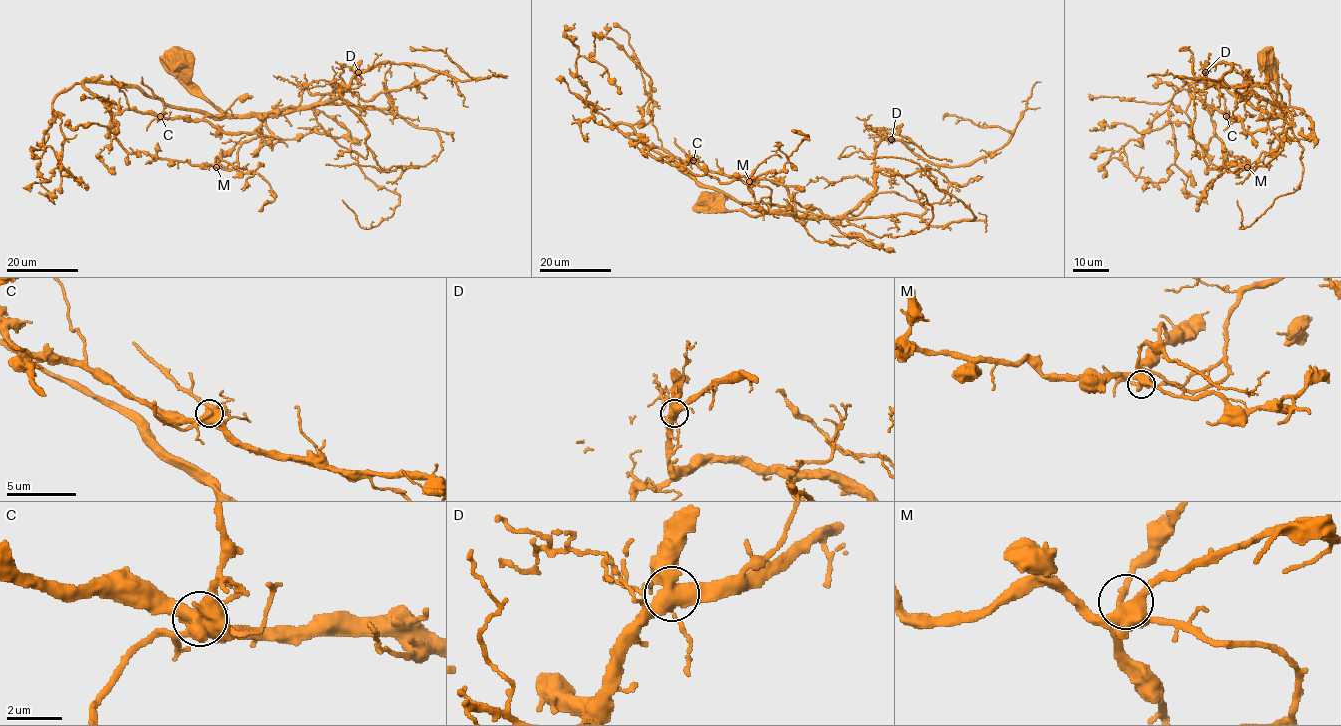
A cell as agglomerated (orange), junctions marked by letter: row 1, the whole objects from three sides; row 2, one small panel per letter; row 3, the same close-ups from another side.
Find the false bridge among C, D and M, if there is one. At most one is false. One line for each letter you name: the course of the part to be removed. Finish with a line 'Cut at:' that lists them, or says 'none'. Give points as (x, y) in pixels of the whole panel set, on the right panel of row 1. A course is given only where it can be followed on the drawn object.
C: (1226, 116), (1224, 98), (1204, 76)
Cut at: C

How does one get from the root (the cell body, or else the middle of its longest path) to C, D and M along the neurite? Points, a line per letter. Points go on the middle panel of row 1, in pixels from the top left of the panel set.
C: (707, 199), (729, 211), (798, 217), (784, 186), (711, 173), (693, 160)
D: (707, 199), (751, 216), (843, 216), (875, 189), (875, 146), (891, 140)
M: (707, 199), (751, 216), (804, 214), (771, 204), (771, 190), (749, 181)

